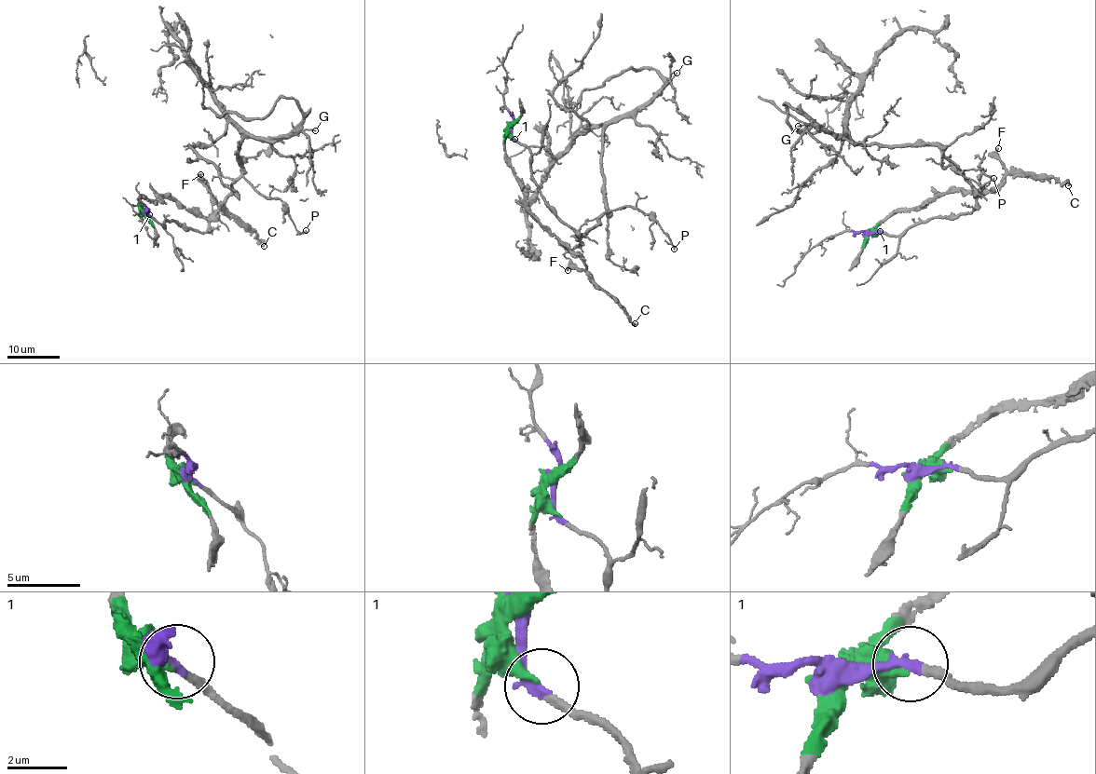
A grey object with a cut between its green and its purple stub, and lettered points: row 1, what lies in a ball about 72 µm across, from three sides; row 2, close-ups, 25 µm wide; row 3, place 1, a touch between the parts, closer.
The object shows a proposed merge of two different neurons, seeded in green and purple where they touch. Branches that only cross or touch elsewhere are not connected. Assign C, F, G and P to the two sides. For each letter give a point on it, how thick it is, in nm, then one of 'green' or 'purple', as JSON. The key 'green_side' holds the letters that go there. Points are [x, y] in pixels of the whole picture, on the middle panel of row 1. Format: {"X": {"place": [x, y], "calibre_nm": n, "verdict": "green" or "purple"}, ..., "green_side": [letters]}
{"C": {"place": [635, 323], "calibre_nm": 240, "verdict": "green"}, "F": {"place": [568, 270], "calibre_nm": 200, "verdict": "green"}, "G": {"place": [677, 73], "calibre_nm": 130, "verdict": "purple"}, "P": {"place": [674, 249], "calibre_nm": 200, "verdict": "purple"}, "green_side": ["C", "F"]}

